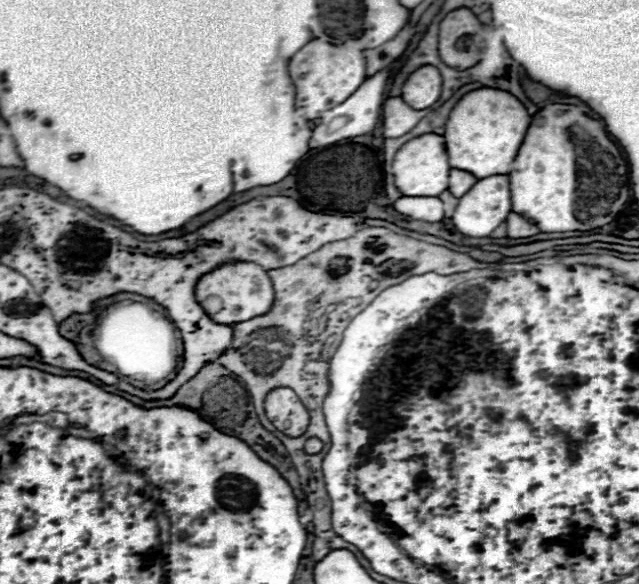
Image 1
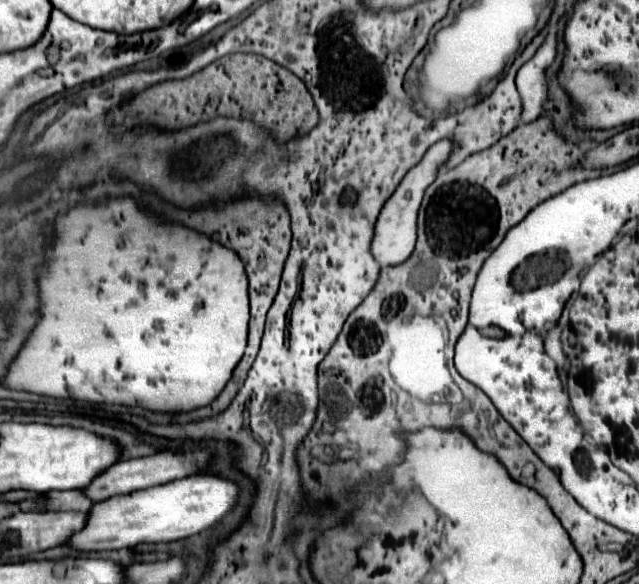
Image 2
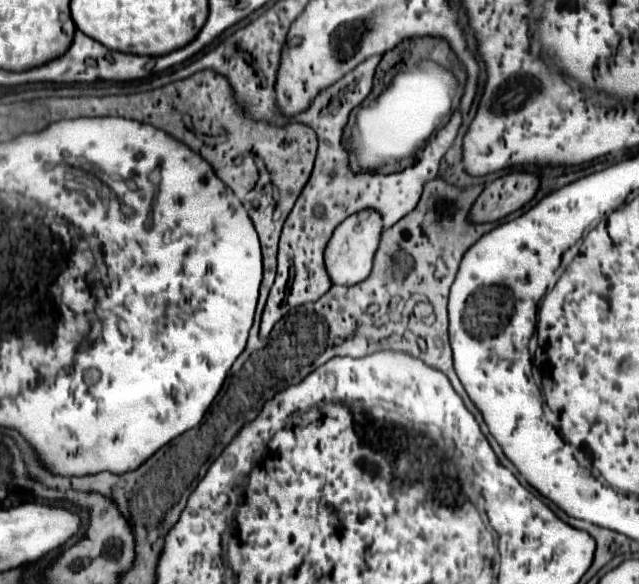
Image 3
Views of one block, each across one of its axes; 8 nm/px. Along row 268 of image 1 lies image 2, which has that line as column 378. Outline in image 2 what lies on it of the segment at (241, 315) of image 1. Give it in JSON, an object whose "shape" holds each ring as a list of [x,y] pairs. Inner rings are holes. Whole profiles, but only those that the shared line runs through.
{"shape":[[[450,140],[436,142],[426,152],[422,162],[418,166],[414,166],[414,170],[410,170],[402,178],[402,182],[398,184],[394,194],[384,202],[384,206],[378,214],[378,220],[376,220],[376,226],[374,226],[374,238],[372,238],[372,244],[370,244],[370,252],[380,266],[402,264],[412,254],[414,244],[416,244],[416,216],[418,216],[418,208],[420,208],[422,196],[424,196],[424,190],[426,190],[426,186],[430,186],[436,180],[438,166],[448,158],[452,148],[454,148],[454,142],[450,142]]]}

